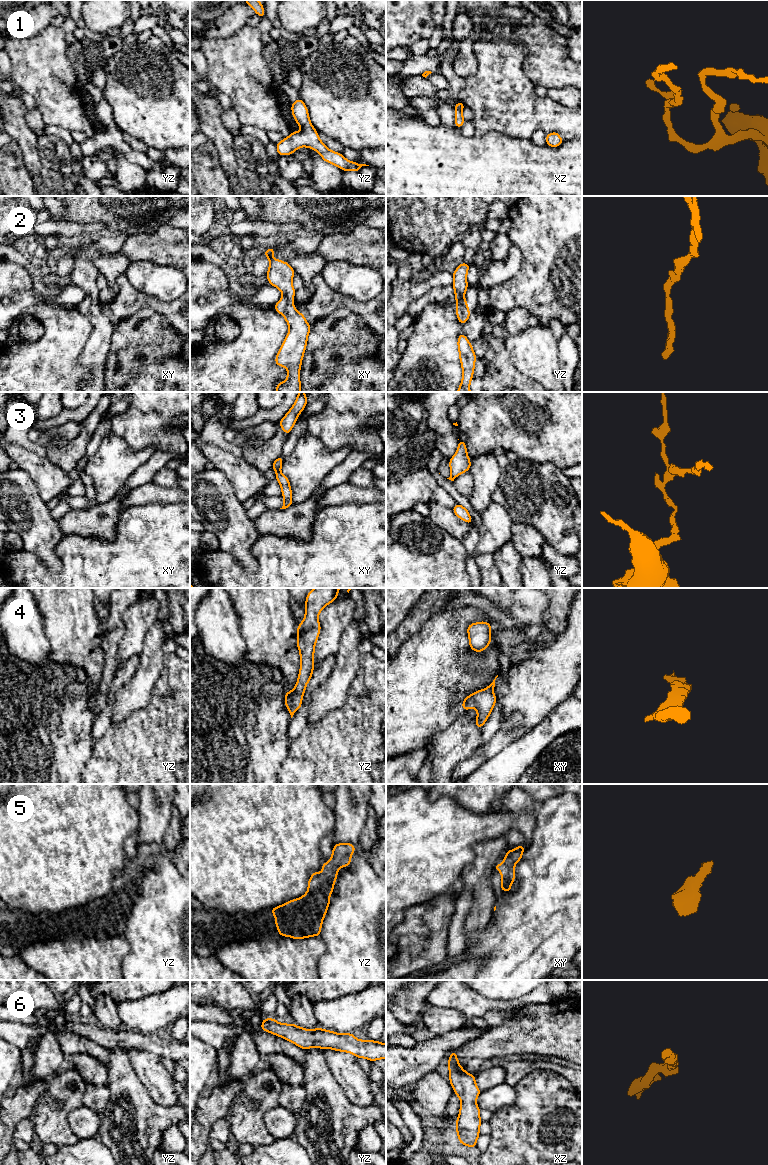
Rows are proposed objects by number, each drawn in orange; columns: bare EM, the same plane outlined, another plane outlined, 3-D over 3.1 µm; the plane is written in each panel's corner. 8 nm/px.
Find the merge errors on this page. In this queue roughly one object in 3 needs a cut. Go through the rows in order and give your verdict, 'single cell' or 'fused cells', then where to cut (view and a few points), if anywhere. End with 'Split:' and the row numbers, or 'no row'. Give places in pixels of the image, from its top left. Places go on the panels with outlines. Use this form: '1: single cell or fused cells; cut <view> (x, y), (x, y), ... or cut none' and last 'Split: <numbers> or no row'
1: single cell; cut none
2: single cell; cut none
3: single cell; cut none
4: single cell; cut none
5: single cell; cut none
6: single cell; cut none
Split: no row

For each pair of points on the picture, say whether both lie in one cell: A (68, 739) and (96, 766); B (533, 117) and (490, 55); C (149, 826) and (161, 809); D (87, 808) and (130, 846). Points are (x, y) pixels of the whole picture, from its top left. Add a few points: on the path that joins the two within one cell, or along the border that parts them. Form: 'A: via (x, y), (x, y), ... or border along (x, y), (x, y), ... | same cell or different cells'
A: border along (92, 754), (83, 766), (81, 773) | different cells
B: via (518, 102), (501, 85), (500, 70) | same cell
C: via (153, 822), (157, 813) | same cell
D: border along (137, 831), (125, 840) | different cells

